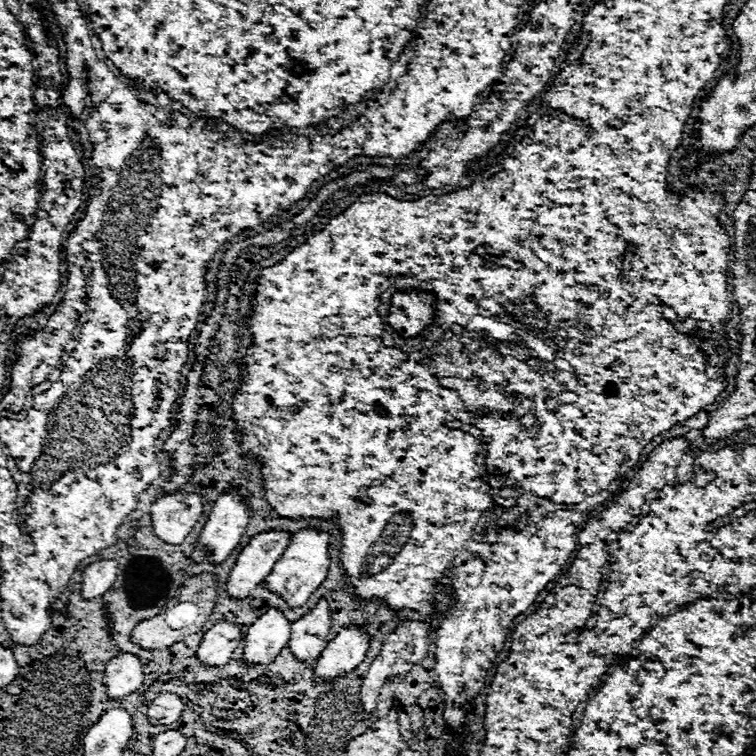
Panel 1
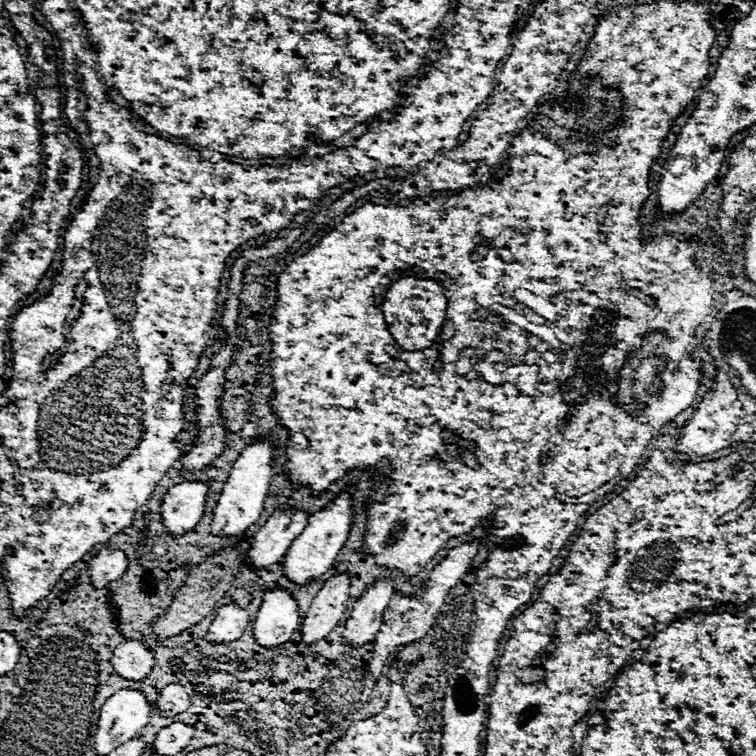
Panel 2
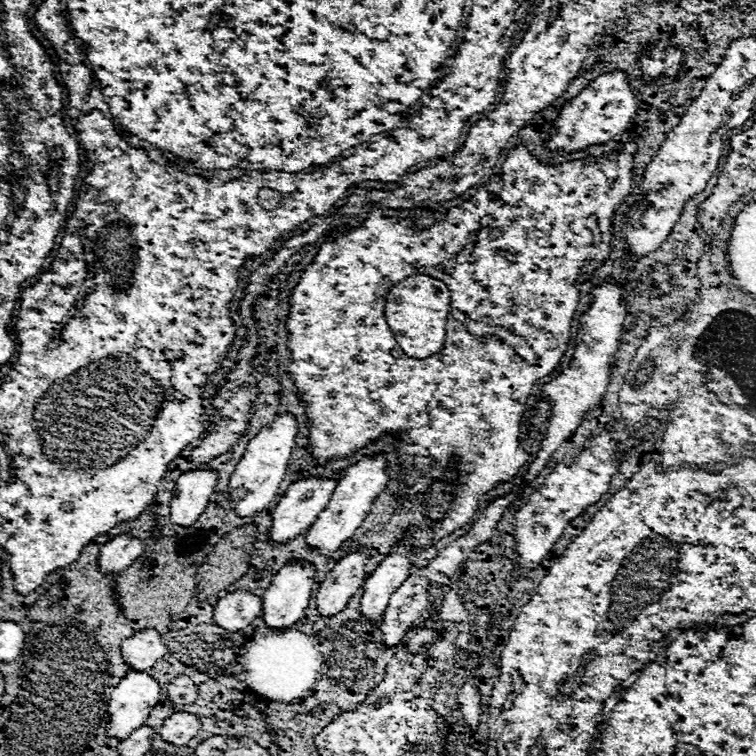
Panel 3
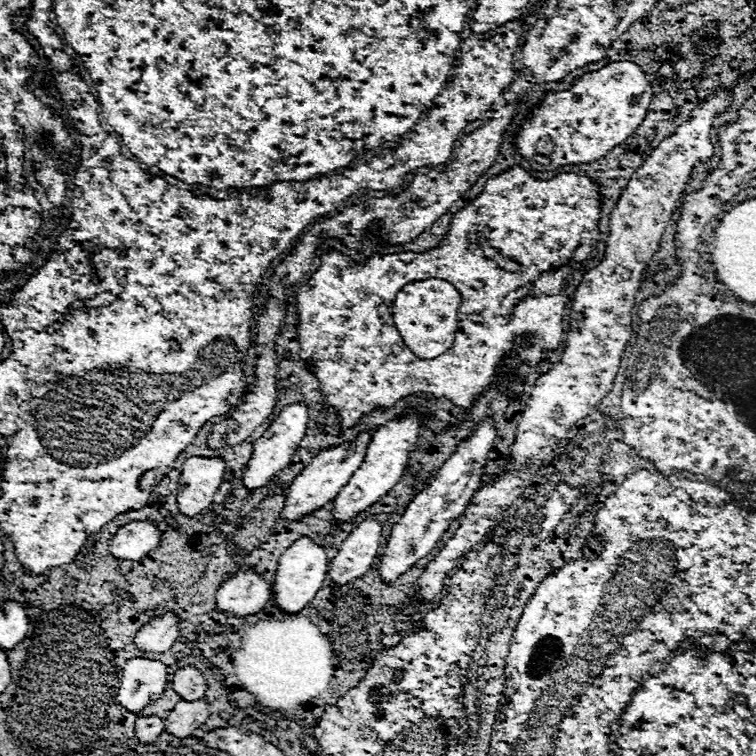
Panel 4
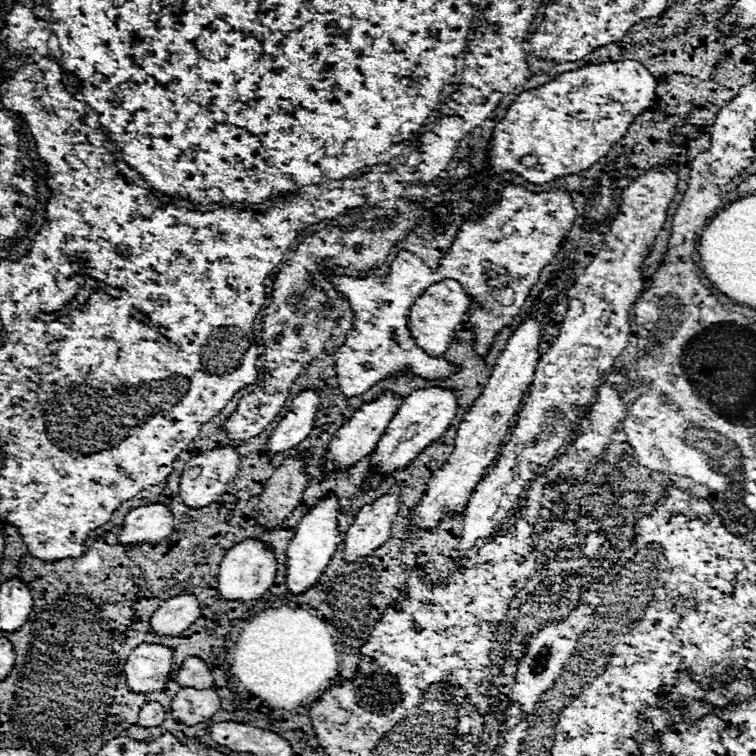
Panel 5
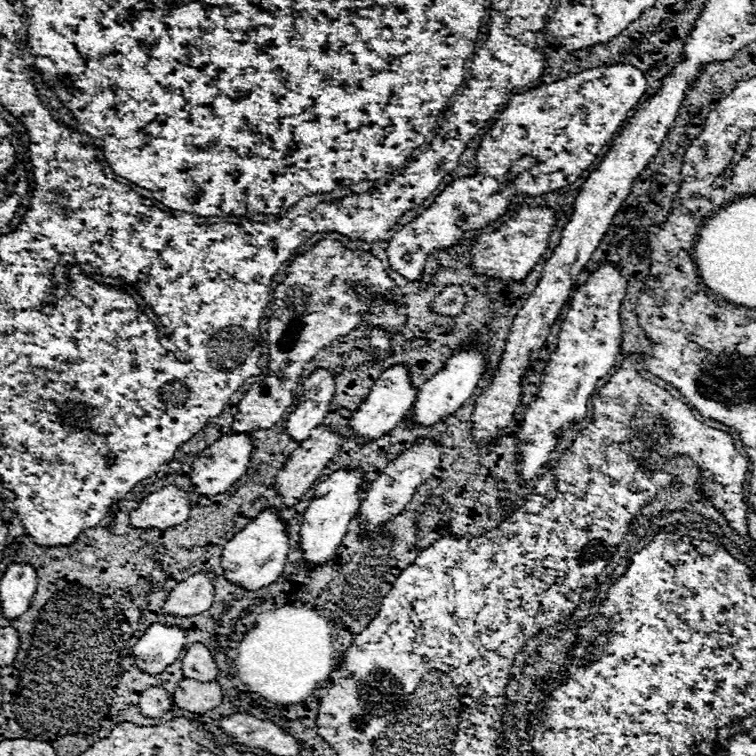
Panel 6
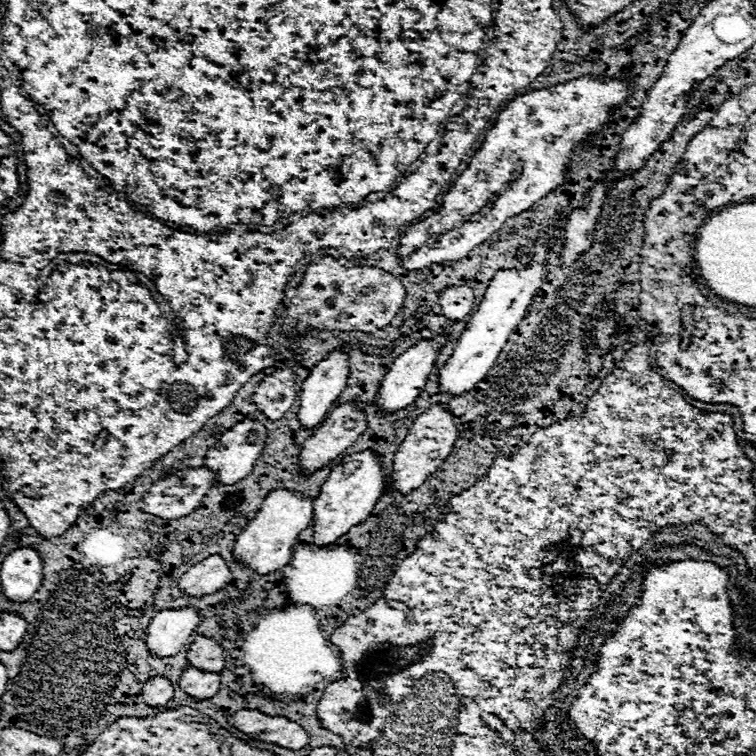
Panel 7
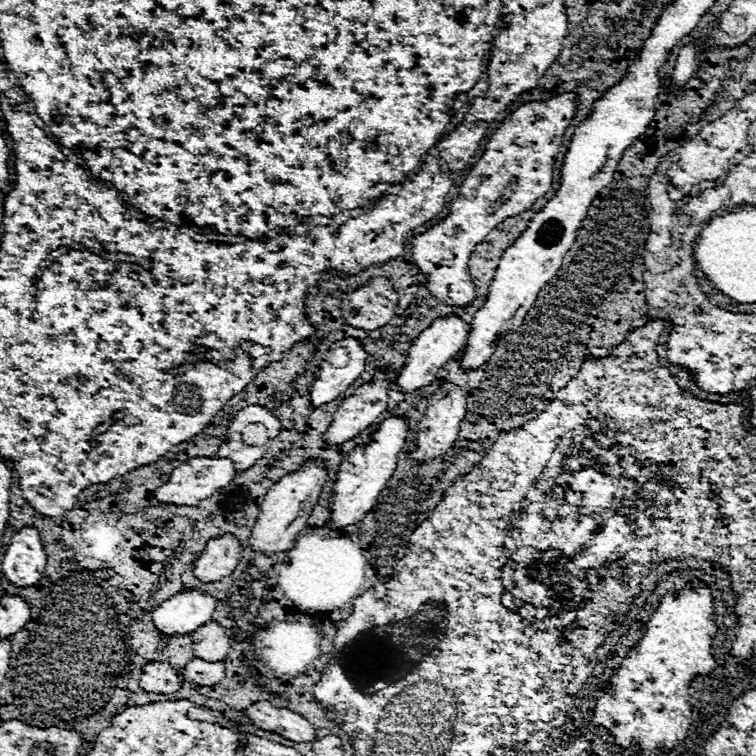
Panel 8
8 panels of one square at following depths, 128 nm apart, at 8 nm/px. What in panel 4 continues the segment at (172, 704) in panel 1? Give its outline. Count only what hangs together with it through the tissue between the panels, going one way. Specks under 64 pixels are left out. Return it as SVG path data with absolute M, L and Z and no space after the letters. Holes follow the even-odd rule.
M194 666L180 668L172 678L172 688L184 698L184 700L200 700L204 698L208 684L202 672Z

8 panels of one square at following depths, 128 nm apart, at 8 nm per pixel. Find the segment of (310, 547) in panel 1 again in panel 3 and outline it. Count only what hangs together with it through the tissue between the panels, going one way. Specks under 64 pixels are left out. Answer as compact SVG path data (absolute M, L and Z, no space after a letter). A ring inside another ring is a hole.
M378 452L376 456L362 456L354 466L350 466L342 480L338 482L338 488L334 490L334 496L330 498L330 504L320 512L318 520L308 530L308 544L318 548L322 554L330 556L338 546L352 538L354 530L362 524L362 520L368 516L372 502L380 496L380 492L388 484L388 460L386 452Z

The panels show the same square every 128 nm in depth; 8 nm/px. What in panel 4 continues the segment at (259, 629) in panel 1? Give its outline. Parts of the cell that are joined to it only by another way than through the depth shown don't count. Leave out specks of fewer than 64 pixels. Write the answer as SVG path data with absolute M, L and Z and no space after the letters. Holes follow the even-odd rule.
M308 536L298 538L280 558L278 570L276 570L276 580L274 580L274 594L276 594L276 604L288 612L296 614L302 608L308 606L308 602L316 596L316 592L322 588L322 582L328 574L328 556L322 546L312 542Z

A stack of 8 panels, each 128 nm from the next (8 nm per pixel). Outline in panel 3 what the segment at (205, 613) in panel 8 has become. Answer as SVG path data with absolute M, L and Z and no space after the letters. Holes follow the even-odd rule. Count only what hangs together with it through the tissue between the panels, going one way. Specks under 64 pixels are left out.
M128 670L120 684L112 690L108 712L110 712L110 726L108 734L120 740L126 740L130 732L144 724L150 710L160 700L160 684L148 672Z

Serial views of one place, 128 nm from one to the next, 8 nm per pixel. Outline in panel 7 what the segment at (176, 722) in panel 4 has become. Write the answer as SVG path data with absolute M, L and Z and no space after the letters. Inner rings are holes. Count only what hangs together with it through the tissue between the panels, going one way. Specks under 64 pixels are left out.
M188 666L188 668L182 672L178 686L180 686L186 694L190 694L190 696L194 696L194 698L198 698L198 700L202 700L202 698L212 698L212 696L220 690L220 674L218 674L218 672L204 672L204 670L200 670L200 668Z

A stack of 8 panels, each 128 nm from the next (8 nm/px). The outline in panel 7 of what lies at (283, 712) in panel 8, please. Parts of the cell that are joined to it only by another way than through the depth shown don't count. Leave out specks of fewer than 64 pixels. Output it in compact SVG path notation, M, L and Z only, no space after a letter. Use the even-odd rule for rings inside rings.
M240 710L230 716L230 724L244 734L254 734L258 740L268 740L290 750L300 750L308 746L310 740L300 724L286 720L284 716L262 714L260 710Z

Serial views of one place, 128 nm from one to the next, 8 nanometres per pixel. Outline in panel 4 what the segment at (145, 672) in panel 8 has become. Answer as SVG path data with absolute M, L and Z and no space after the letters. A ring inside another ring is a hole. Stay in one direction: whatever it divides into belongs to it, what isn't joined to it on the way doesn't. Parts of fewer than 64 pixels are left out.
M142 716L136 720L136 738L140 742L154 742L164 732L164 720L158 716Z

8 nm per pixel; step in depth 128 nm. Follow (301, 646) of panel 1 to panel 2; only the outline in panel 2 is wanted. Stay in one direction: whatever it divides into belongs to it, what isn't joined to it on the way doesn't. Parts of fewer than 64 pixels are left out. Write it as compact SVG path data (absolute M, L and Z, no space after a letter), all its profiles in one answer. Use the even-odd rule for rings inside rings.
M338 574L324 582L322 590L312 600L306 618L302 620L304 642L314 642L326 636L346 612L350 600L350 576Z

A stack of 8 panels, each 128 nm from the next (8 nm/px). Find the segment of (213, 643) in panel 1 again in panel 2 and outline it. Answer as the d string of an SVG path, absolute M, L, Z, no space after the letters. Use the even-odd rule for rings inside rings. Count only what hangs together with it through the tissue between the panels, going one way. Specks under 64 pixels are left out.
M224 604L218 608L216 618L210 624L206 640L214 640L214 642L238 640L238 638L242 638L250 620L252 618L246 608L242 608L238 604Z

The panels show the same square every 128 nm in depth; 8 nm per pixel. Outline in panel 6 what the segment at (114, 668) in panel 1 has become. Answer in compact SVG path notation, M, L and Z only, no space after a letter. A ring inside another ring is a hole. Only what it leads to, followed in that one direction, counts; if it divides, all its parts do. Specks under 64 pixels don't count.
M198 572L186 580L182 580L176 588L172 588L164 612L176 616L194 616L208 610L214 602L214 572Z

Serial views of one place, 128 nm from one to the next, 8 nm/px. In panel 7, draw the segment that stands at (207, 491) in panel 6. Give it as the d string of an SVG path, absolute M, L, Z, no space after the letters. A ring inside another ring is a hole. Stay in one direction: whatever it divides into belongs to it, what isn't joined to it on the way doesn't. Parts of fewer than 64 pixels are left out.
M246 418L226 430L220 442L208 450L204 464L220 474L220 484L236 484L252 472L254 462L262 454L266 442L266 426L258 418ZM256 428L256 444L248 444L246 434Z

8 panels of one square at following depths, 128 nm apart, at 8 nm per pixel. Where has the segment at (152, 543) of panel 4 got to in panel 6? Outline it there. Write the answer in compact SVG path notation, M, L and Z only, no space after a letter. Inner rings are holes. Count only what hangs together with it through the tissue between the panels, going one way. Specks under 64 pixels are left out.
M164 486L156 492L150 492L144 500L138 502L138 508L132 510L130 522L134 528L172 528L182 524L190 516L190 500L180 486Z

